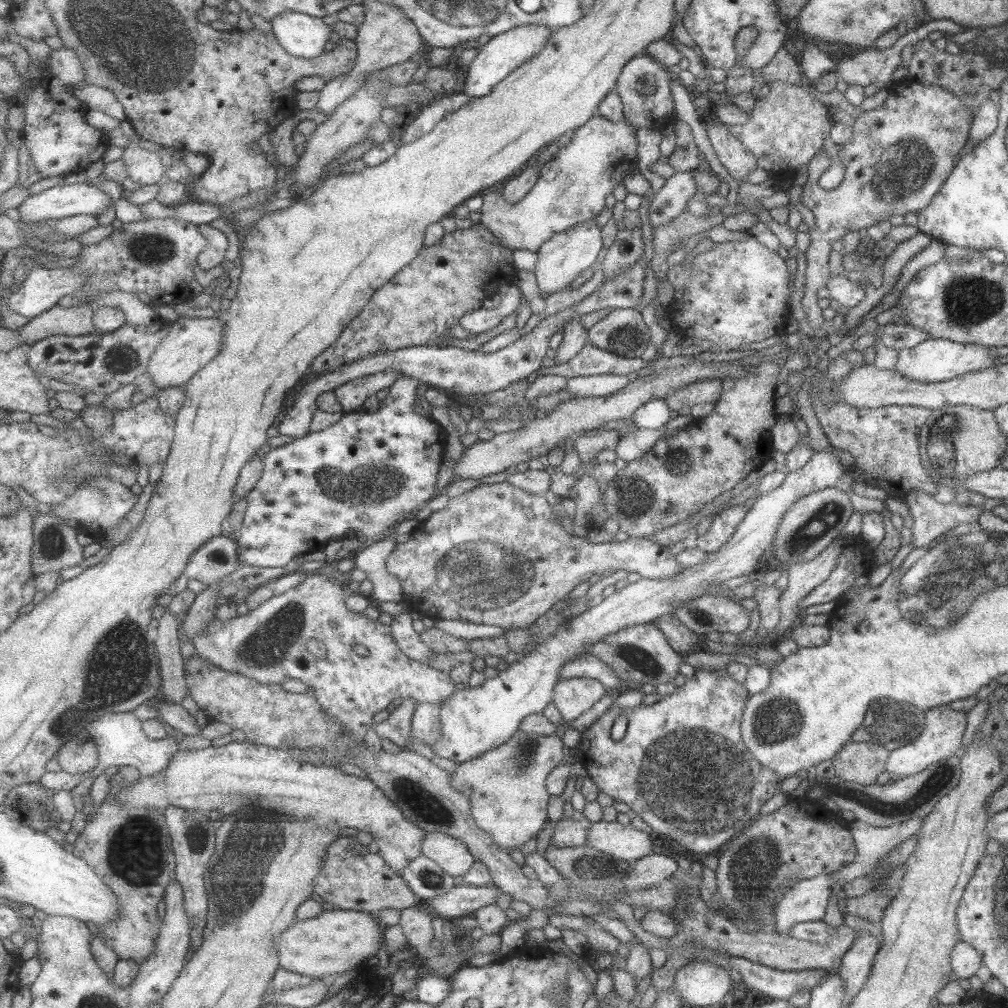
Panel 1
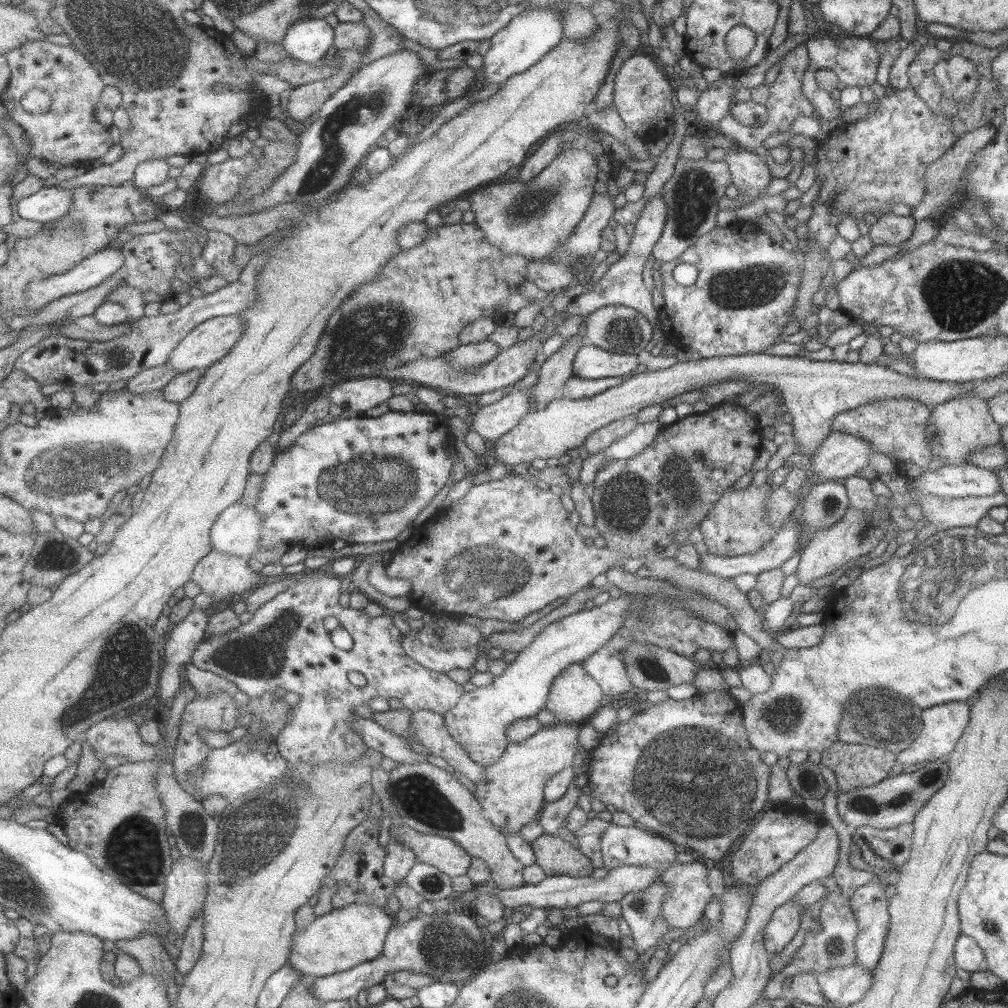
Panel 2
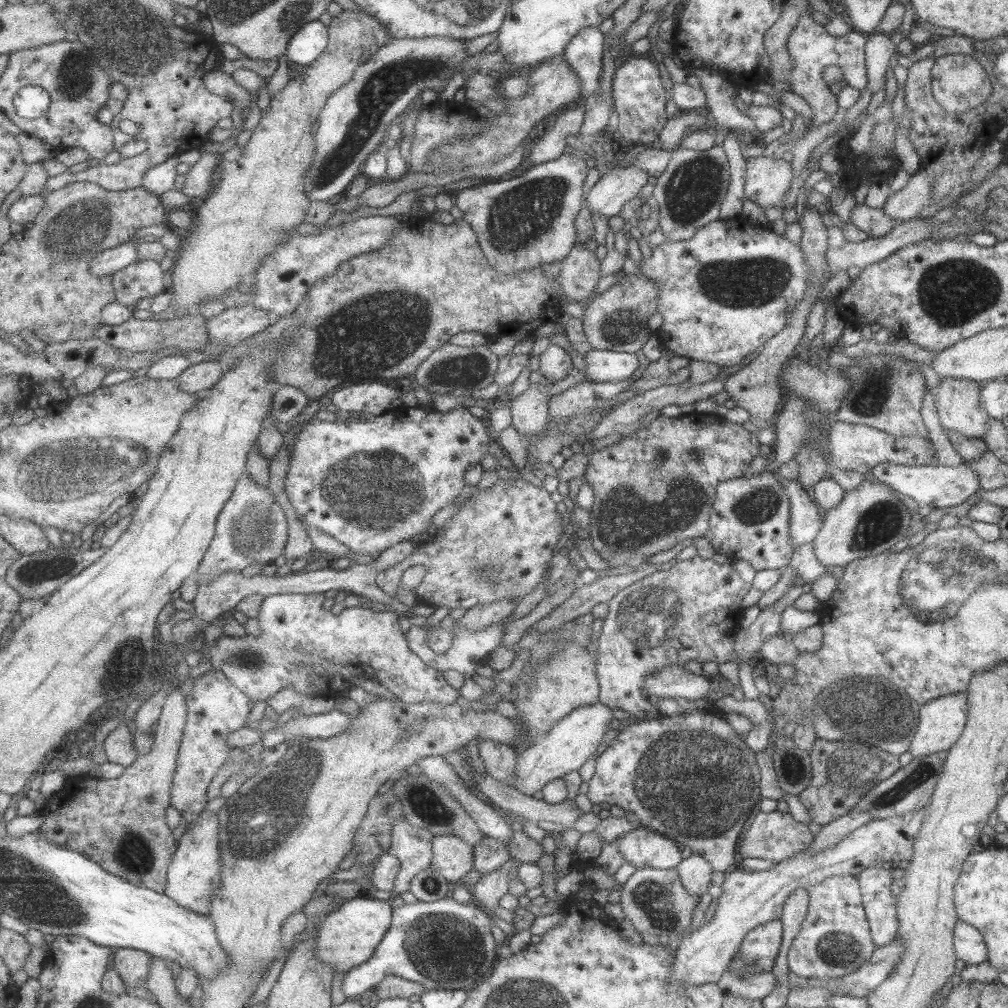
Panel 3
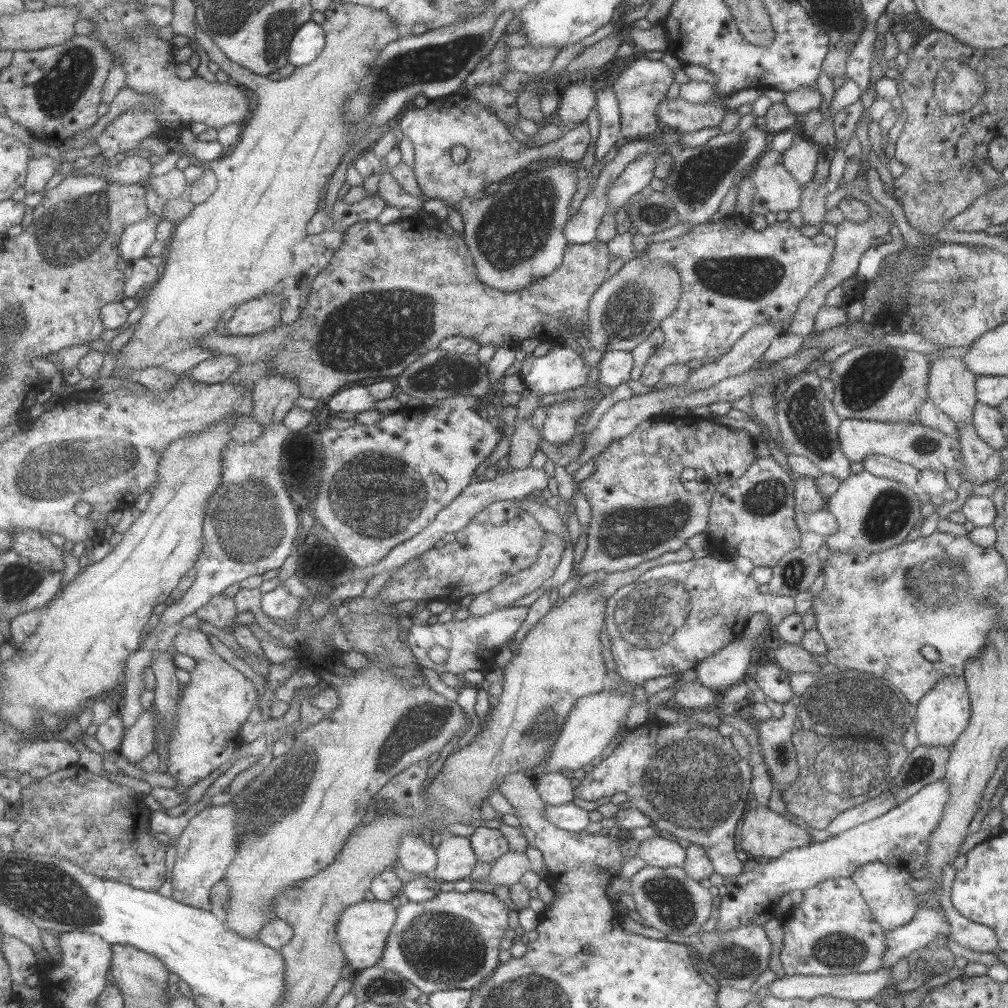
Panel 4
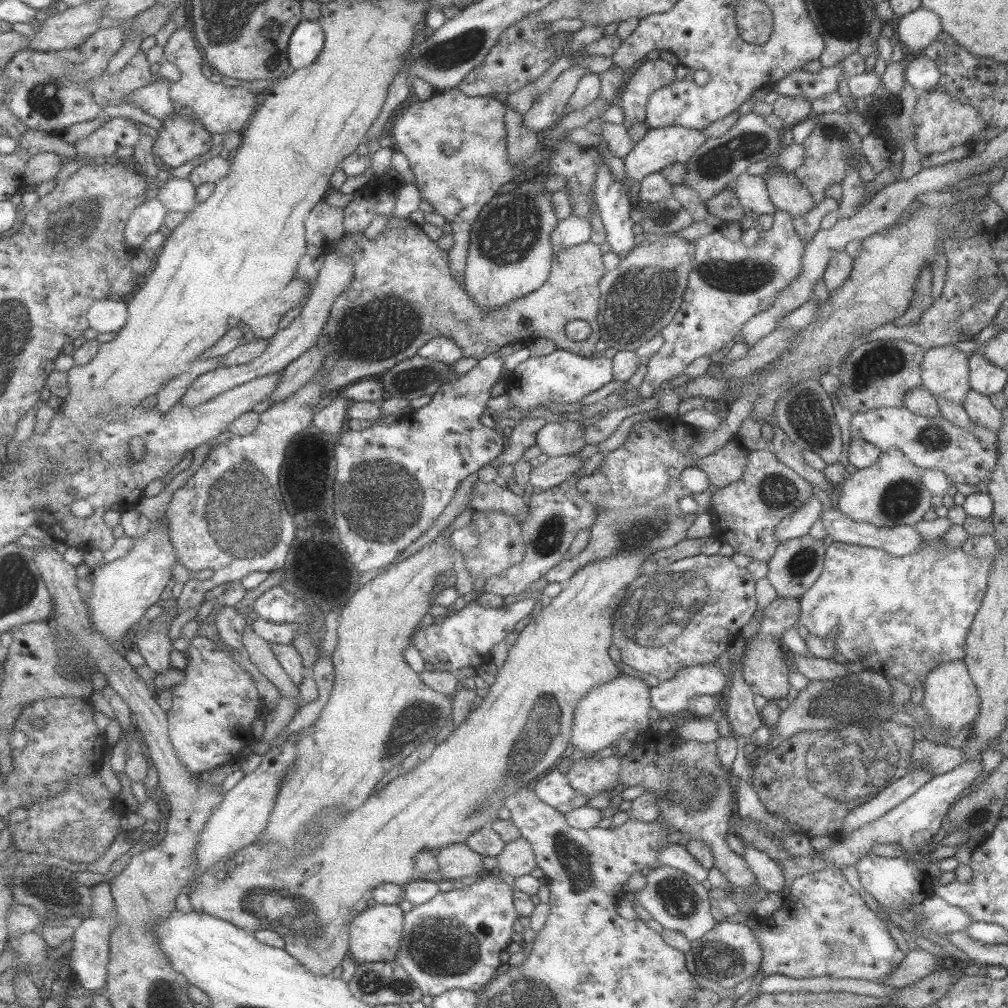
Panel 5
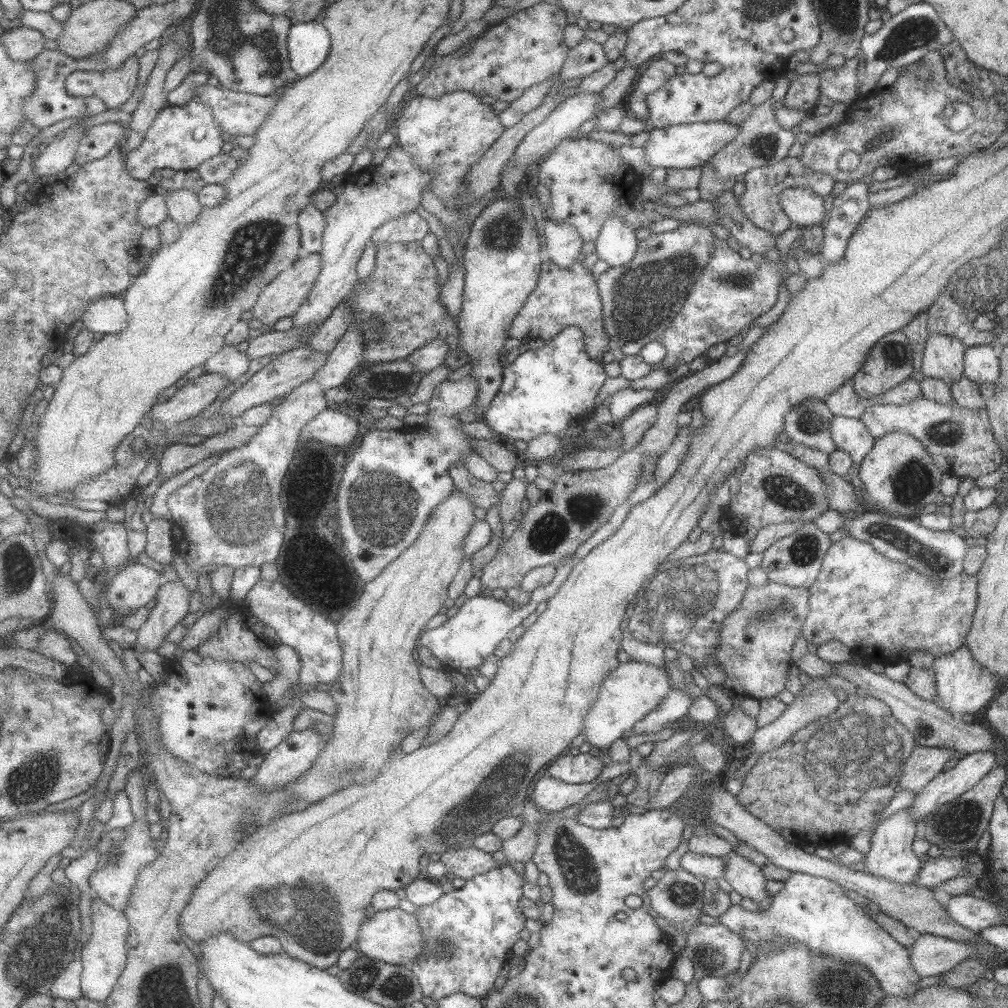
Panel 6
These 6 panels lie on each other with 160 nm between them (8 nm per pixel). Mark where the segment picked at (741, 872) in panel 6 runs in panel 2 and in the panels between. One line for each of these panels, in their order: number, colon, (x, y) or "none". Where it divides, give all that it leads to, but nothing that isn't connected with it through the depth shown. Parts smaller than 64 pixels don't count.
2: (684, 769)
3: (690, 777)
4: (689, 781)
5: (694, 794)

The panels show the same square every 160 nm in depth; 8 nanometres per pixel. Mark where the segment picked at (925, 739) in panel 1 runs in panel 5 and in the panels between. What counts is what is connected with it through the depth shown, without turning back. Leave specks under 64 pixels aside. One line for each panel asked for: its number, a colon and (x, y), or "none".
2: (942, 724)
3: (941, 720)
4: (942, 713)
5: (950, 698)

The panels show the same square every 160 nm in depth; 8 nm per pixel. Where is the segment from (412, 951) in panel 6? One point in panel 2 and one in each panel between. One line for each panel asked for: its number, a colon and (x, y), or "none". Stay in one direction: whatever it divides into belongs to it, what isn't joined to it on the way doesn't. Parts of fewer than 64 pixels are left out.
2: (352, 934)
3: (347, 938)
4: (363, 928)
5: (375, 933)

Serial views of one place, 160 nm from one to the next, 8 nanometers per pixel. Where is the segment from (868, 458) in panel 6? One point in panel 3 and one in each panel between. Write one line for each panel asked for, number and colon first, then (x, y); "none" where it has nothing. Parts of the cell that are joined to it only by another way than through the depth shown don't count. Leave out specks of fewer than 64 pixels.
3: (869, 519)
4: (873, 513)
5: (889, 492)

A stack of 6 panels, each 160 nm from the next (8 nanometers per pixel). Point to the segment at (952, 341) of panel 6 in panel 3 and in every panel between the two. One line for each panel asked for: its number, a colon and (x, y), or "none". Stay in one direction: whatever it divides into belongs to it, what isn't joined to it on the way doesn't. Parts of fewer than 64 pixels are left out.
3: (956, 401)
4: (950, 384)
5: (944, 370)

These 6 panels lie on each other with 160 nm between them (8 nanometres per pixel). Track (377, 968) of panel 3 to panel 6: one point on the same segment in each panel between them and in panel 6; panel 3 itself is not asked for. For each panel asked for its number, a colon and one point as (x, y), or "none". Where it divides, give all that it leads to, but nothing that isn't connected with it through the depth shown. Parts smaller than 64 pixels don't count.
4: (450, 941)
5: (454, 940)
6: (467, 933)

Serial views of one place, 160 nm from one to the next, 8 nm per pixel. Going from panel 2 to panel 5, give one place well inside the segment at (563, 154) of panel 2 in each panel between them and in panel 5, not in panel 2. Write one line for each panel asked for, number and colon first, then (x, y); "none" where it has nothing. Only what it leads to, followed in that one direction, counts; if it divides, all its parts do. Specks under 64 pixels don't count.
3: (521, 223)
4: (515, 236)
5: (509, 254)

